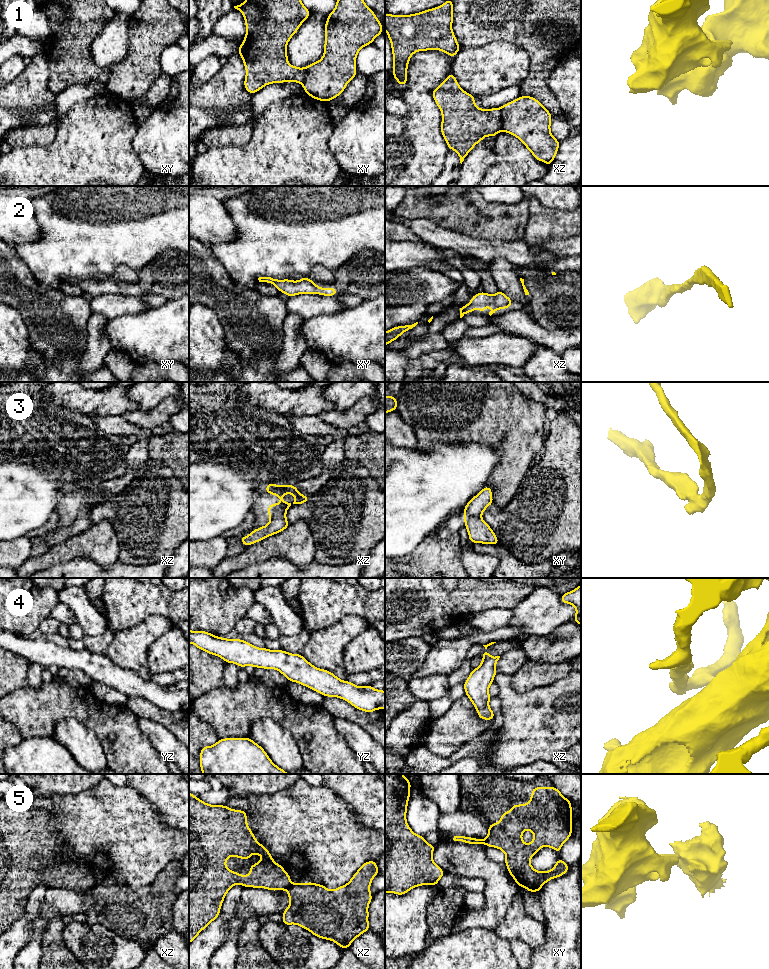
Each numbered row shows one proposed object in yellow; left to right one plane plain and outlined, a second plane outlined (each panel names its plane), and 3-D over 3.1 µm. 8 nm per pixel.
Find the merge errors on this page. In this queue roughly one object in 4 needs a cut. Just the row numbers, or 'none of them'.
1, 3, 5

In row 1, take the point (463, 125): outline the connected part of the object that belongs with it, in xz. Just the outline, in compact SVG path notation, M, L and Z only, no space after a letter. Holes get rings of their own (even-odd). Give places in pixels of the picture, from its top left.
M451 72L440 85L432 91L436 105L441 110L441 133L447 143L448 149L458 153L460 163L464 161L474 146L486 136L496 136L501 130L501 109L480 109L474 101L475 96L464 91Z

